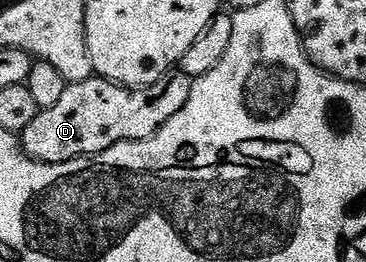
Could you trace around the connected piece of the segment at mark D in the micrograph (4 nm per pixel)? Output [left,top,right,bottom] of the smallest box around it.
[21,69,192,163]

